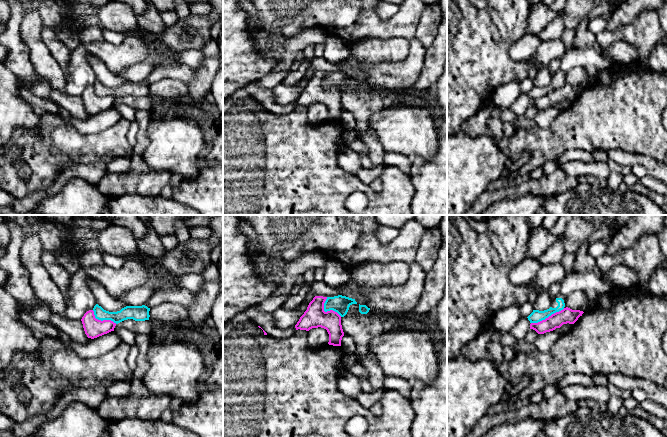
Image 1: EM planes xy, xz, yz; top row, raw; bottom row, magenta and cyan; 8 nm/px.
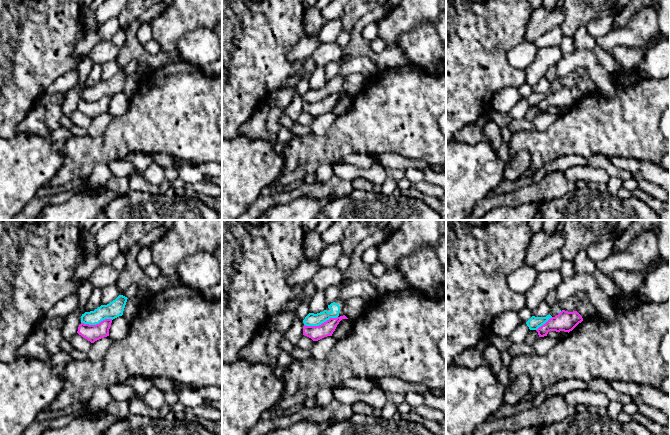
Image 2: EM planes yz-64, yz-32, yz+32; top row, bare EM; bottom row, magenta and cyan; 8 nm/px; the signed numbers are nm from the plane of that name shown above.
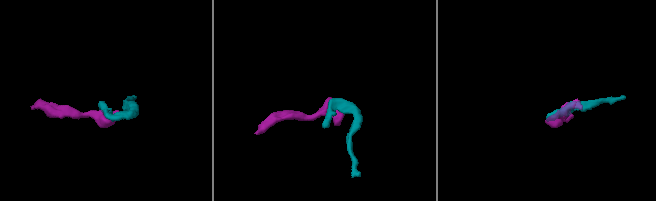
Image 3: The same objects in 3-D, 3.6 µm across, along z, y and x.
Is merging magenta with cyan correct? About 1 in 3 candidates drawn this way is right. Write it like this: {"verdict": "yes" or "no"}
{"verdict": "no"}

